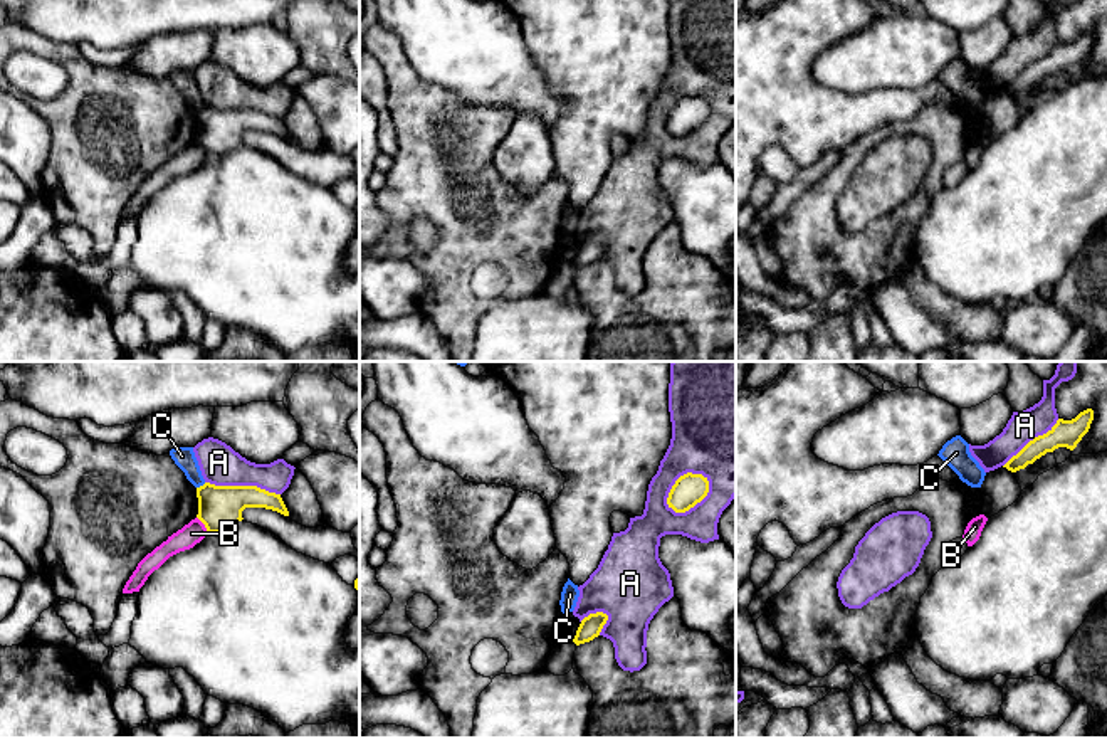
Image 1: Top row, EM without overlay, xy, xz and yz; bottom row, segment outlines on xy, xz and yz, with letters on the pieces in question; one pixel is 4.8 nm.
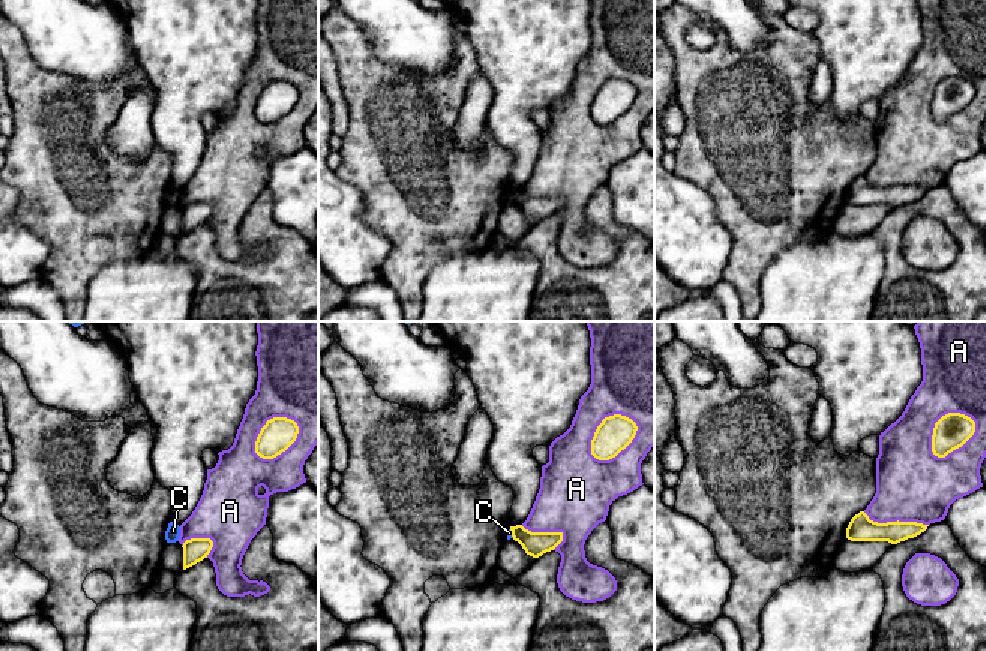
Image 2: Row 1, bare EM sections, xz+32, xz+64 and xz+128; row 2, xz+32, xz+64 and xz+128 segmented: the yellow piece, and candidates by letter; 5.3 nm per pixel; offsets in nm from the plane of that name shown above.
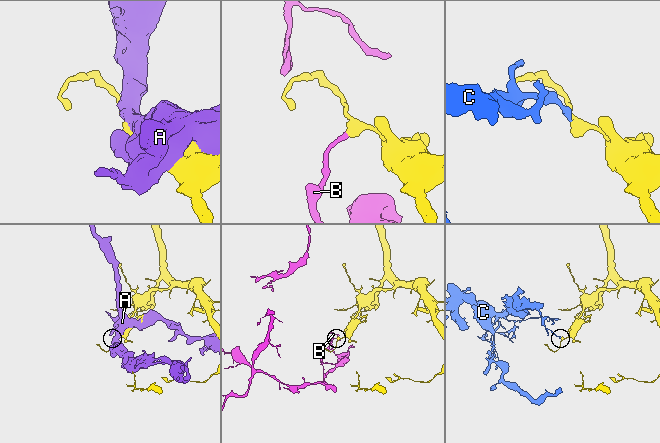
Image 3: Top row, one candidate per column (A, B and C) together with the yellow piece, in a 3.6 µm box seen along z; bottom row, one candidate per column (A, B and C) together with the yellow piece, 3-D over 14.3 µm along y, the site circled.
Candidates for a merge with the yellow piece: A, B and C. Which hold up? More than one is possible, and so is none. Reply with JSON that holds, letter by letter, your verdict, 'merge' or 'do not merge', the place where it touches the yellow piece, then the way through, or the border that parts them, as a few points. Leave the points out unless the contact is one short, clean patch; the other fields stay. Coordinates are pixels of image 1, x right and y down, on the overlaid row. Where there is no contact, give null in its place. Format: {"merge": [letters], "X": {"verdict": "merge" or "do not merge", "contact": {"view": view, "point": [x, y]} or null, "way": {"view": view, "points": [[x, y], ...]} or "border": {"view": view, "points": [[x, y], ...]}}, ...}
{"merge": [], "A": {"verdict": "do not merge", "contact": {"view": "xz", "point": [694, 505]}}, "B": {"verdict": "do not merge", "contact": {"view": "xy", "point": [204, 523]}, "border": {"view": "xy", "points": [[197, 516], [207, 532]]}}, "C": {"verdict": "do not merge", "contact": {"view": "xy", "point": [200, 486]}, "border": {"view": "xy", "points": [[205, 483], [197, 488]]}}}

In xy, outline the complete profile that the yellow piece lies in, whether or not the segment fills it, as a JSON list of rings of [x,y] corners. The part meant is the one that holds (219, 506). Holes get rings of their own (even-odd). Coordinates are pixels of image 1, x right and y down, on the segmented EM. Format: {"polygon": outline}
{"polygon": [[[205,482],[197,488],[198,514],[207,533],[220,533],[242,521],[245,508],[265,508],[289,516],[281,494],[257,486],[215,486]]]}

